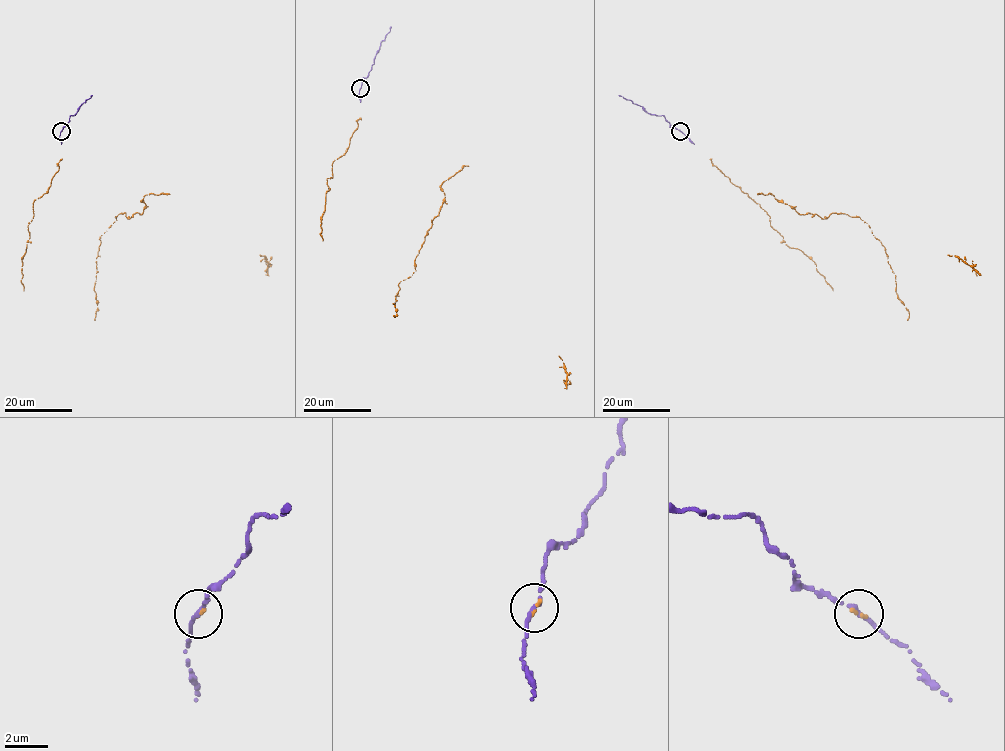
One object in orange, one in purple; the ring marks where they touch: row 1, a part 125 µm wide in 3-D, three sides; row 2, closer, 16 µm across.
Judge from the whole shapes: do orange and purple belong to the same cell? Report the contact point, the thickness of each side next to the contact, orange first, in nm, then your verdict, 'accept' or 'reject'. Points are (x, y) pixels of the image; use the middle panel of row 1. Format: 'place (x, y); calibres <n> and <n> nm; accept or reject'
place (360, 88); calibres 160 and 170 nm; accept

